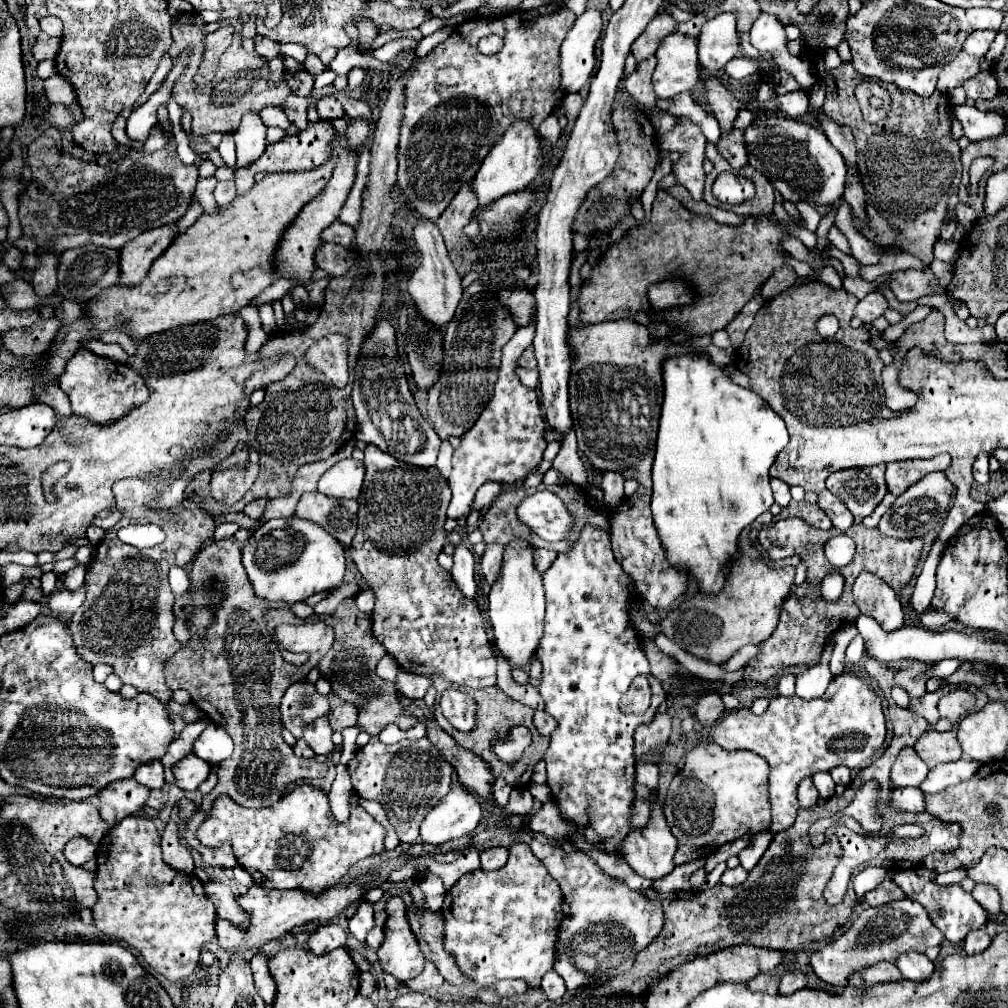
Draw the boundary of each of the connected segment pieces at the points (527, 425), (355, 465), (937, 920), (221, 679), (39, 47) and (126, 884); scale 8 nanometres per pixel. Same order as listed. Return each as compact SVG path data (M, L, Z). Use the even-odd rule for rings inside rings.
M526 325L520 327L502 349L500 377L496 381L494 395L478 417L478 421L474 423L474 427L462 437L462 443L452 457L452 473L448 477L452 489L452 503L448 507L448 517L468 517L474 503L474 495L478 487L486 481L516 483L530 475L542 461L542 453L548 443L544 439L546 425L544 413L538 403L538 393L524 387L514 371L518 367L522 351L532 343L532 339L534 325Z
M342 459L320 477L318 491L336 499L356 499L364 485L364 473L362 461Z
M900 871L900 873L896 873L894 875L894 883L906 893L908 899L918 901L928 911L932 923L944 933L944 937L950 943L962 941L970 931L980 929L988 921L986 909L976 899L972 899L970 893L966 893L958 883L942 887L942 885L938 885L934 881L928 881L928 879L920 877L920 875L916 875L916 871Z
M222 539L222 541L210 541L210 545L206 545L204 549L198 551L196 559L194 559L194 567L192 567L192 573L190 573L190 581L192 581L192 587L196 585L202 585L210 575L216 575L226 587L228 587L228 599L220 605L218 609L218 617L216 617L216 623L208 629L208 637L204 643L198 641L194 629L190 629L192 633L192 639L190 639L190 645L182 647L174 657L170 657L166 661L166 685L174 691L174 689L186 689L190 695L192 695L192 703L208 715L210 721L214 721L216 725L222 725L228 735L232 737L234 741L234 753L232 757L228 757L226 761L222 761L218 765L218 783L216 787L202 797L202 805L198 807L198 811L188 819L186 823L186 829L184 829L184 839L186 843L200 855L200 861L208 867L214 867L214 865L222 865L226 869L232 869L237 860L230 855L230 849L228 847L220 847L220 849L214 849L214 851L208 851L200 841L196 841L196 827L204 821L208 809L212 807L212 801L218 797L218 795L228 795L232 797L238 805L242 807L266 807L266 805L272 805L274 801L278 801L282 795L284 795L284 789L294 783L294 781L300 781L300 779L322 779L326 775L326 763L318 763L316 759L302 759L302 757L296 757L292 747L284 743L280 731L282 731L282 723L280 723L280 699L282 695L286 693L288 685L296 683L296 681L302 681L306 677L306 673L310 671L310 665L302 665L302 667L296 667L296 665L290 665L286 663L282 657L280 657L280 651L278 651L278 645L272 643L268 631L266 631L266 625L262 621L262 613L268 609L268 601L256 597L254 589L252 589L252 583L248 581L248 575L244 573L244 565L240 561L240 543L234 541L234 539Z
M40 33L36 37L36 45L32 49L32 55L36 61L54 61L56 53L60 51L60 39L58 37L50 37L46 33Z
M146 817L118 821L104 835L96 857L98 903L92 915L98 931L134 947L166 979L188 977L198 965L202 945L214 937L216 911L202 881L196 875L174 871L162 861L158 829Z

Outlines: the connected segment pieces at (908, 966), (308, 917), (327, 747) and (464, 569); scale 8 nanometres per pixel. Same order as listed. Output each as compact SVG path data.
M916 951L902 953L896 961L896 967L904 975L904 979L910 979L910 981L916 981L916 983L926 981L934 973L934 963L926 955L916 953Z
M370 869L368 873L354 877L350 881L338 881L334 887L324 889L322 895L313 895L304 891L304 889L290 889L290 891L278 891L278 889L264 889L258 885L252 885L248 889L246 895L236 897L236 901L252 915L250 919L250 929L248 931L240 931L238 927L234 927L230 921L218 919L216 921L216 935L220 941L220 947L226 951L240 951L240 953L248 953L248 951L258 951L264 943L272 941L272 939L280 939L282 935L286 935L290 929L298 927L298 925L306 925L306 923L328 923L334 917L338 917L348 905L352 905L354 901L358 901L366 889L374 887L376 877L374 877L376 869Z
M320 717L320 721L314 721L312 725L304 727L304 741L310 745L310 749L318 755L330 755L334 751L334 743L330 737L330 725L326 717Z
M460 543L456 545L454 551L454 567L450 571L452 579L456 581L458 589L468 597L474 599L476 597L476 581L474 581L474 555L472 551Z

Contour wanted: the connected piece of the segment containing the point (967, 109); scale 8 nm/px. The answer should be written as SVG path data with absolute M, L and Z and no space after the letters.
M954 105L954 115L960 119L964 127L964 135L970 141L982 141L988 137L998 137L1006 129L1006 117L992 111L992 113L982 113L976 107L970 105Z

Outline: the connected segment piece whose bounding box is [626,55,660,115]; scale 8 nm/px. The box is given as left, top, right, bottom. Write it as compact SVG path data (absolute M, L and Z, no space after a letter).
M648 57L646 61L638 63L638 69L628 77L626 81L626 91L638 99L640 103L644 103L648 109L650 109L650 115L656 115L660 109L654 107L654 91L652 91L652 83L650 83L650 77L654 73L654 67L656 67L656 57Z

